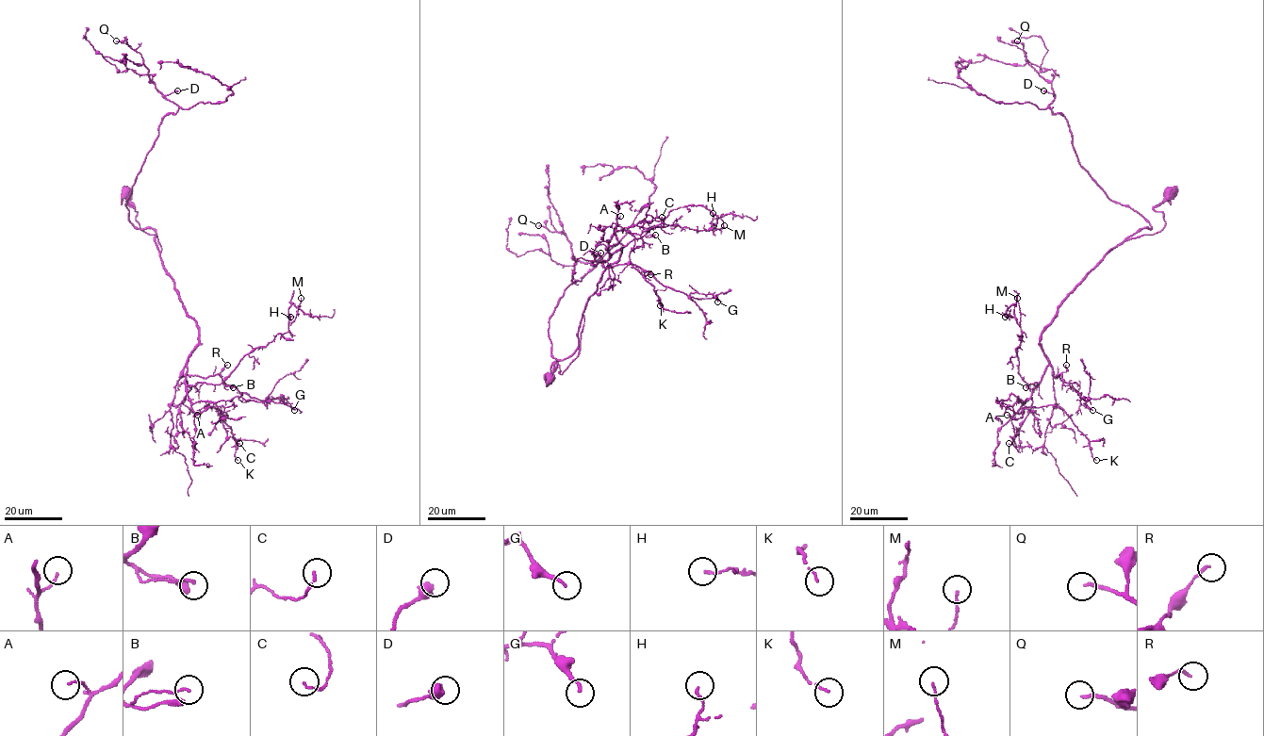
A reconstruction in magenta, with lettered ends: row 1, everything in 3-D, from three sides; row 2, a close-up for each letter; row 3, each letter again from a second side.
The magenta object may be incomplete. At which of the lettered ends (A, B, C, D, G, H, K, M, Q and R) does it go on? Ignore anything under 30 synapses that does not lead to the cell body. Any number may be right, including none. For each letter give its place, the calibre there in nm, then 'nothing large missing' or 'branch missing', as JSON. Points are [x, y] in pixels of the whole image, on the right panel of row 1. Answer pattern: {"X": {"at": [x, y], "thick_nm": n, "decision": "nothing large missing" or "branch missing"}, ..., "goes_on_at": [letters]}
{"A": {"at": [1007, 415], "thick_nm": 100, "decision": "nothing large missing"}, "B": {"at": [1025, 387], "thick_nm": 110, "decision": "nothing large missing"}, "C": {"at": [1009, 443], "thick_nm": 110, "decision": "nothing large missing"}, "D": {"at": [1043, 90], "thick_nm": 550, "decision": "nothing large missing"}, "G": {"at": [1092, 410], "thick_nm": 120, "decision": "nothing large missing"}, "H": {"at": [1005, 317], "thick_nm": 120, "decision": "nothing large missing"}, "K": {"at": [1096, 460], "thick_nm": 90, "decision": "nothing large missing"}, "M": {"at": [1017, 298], "thick_nm": 90, "decision": "nothing large missing"}, "Q": {"at": [1017, 40], "thick_nm": 160, "decision": "branch missing"}, "R": {"at": [1066, 365], "thick_nm": 120, "decision": "nothing large missing"}, "goes_on_at": ["Q"]}

